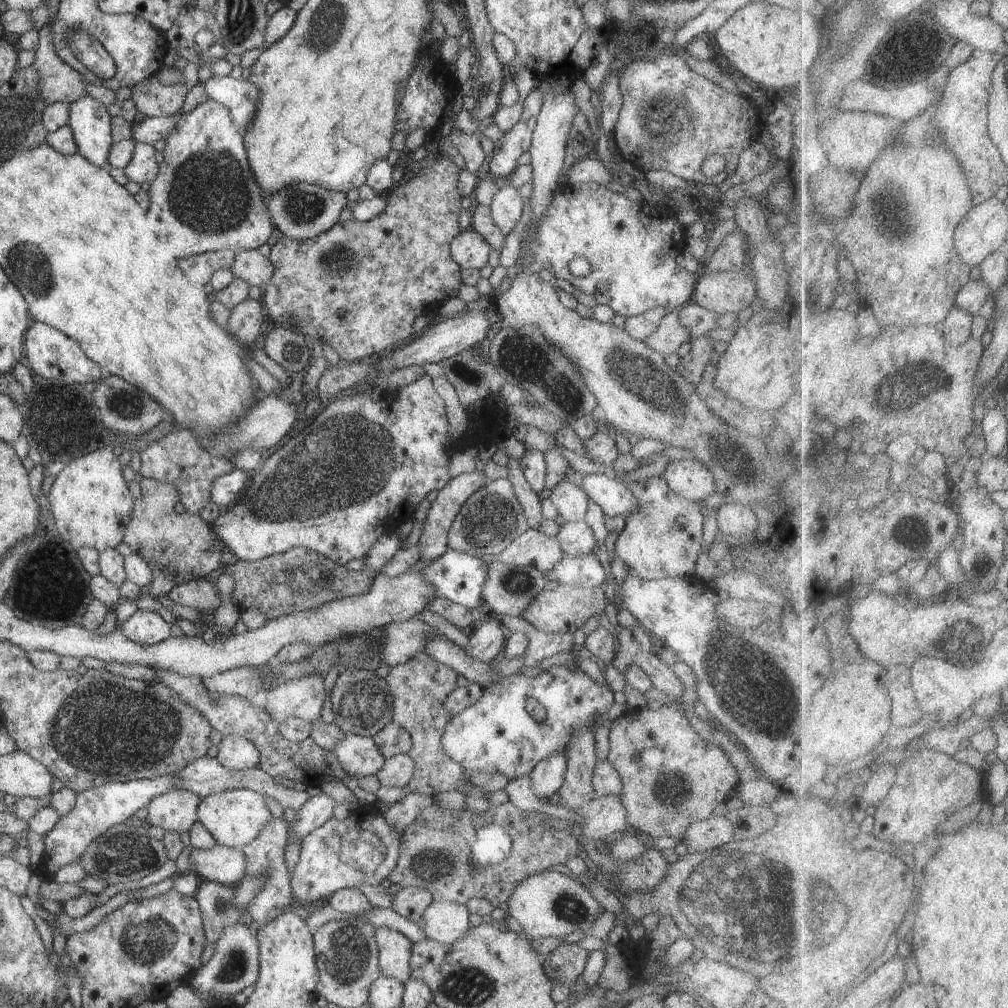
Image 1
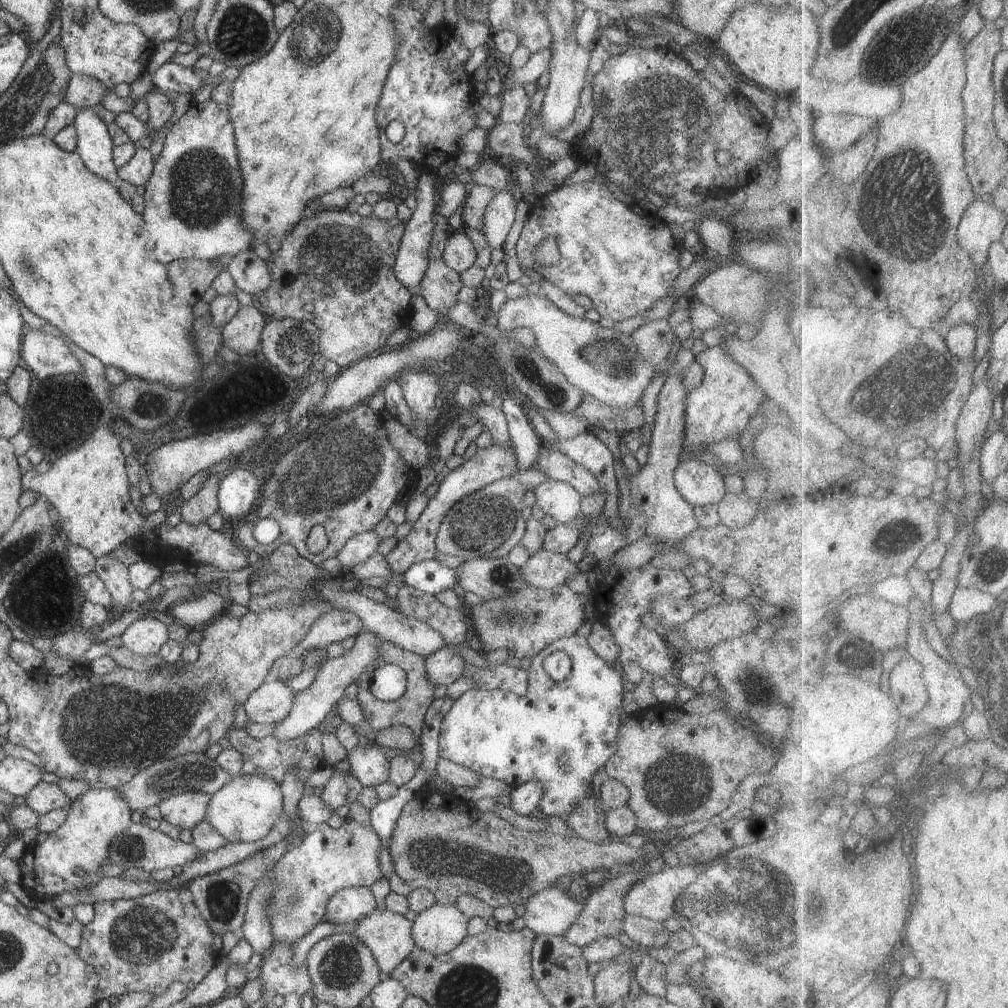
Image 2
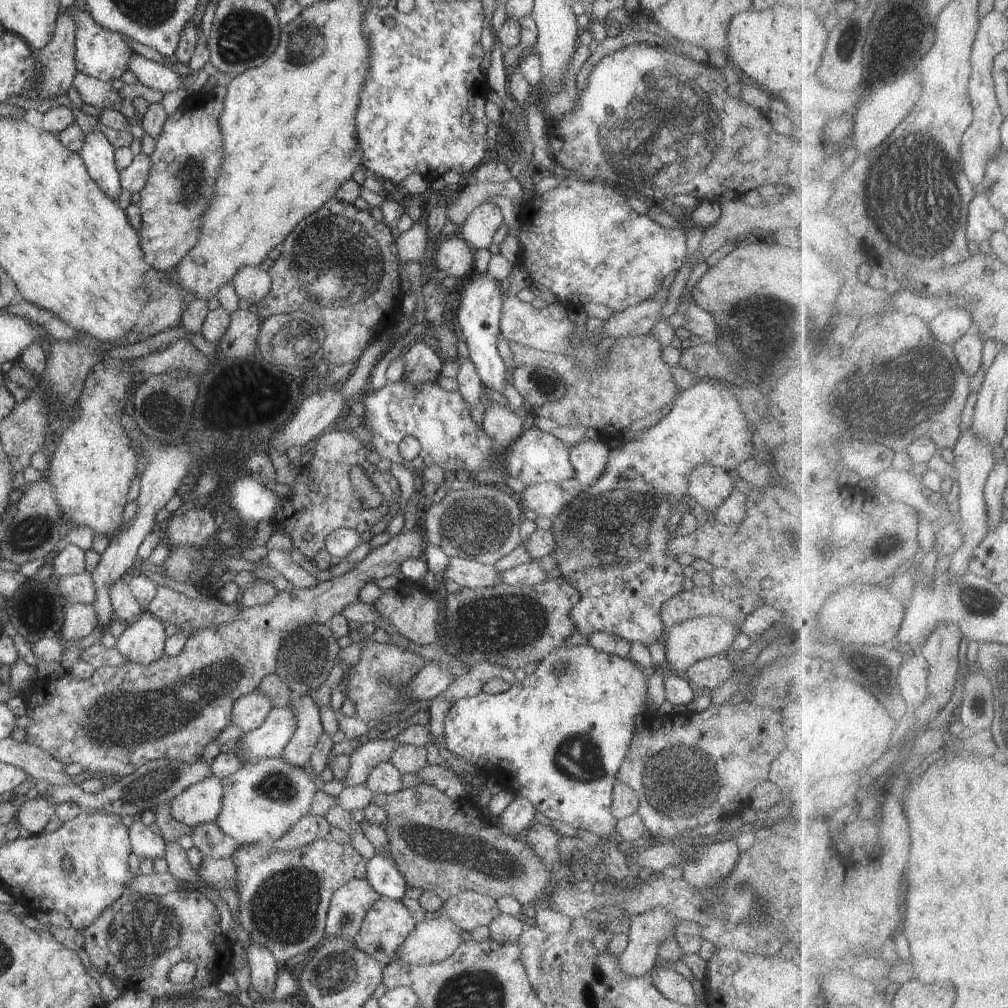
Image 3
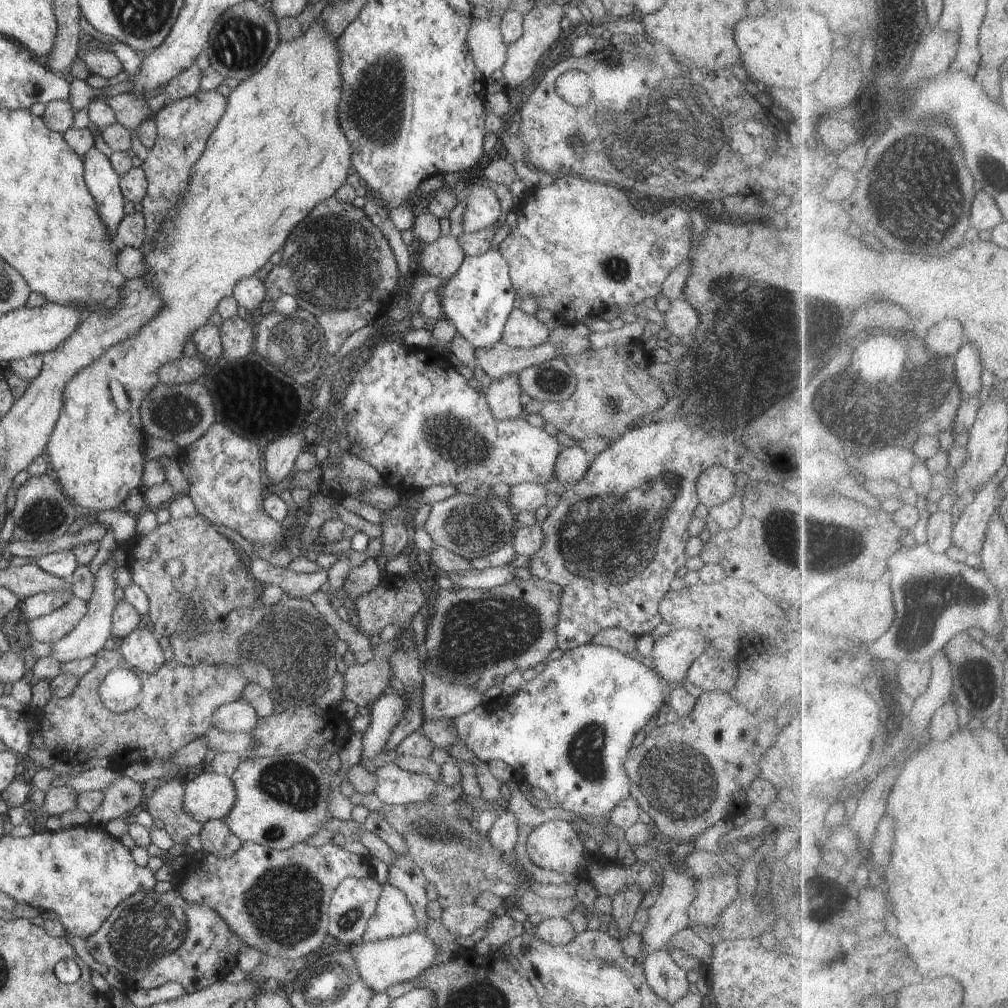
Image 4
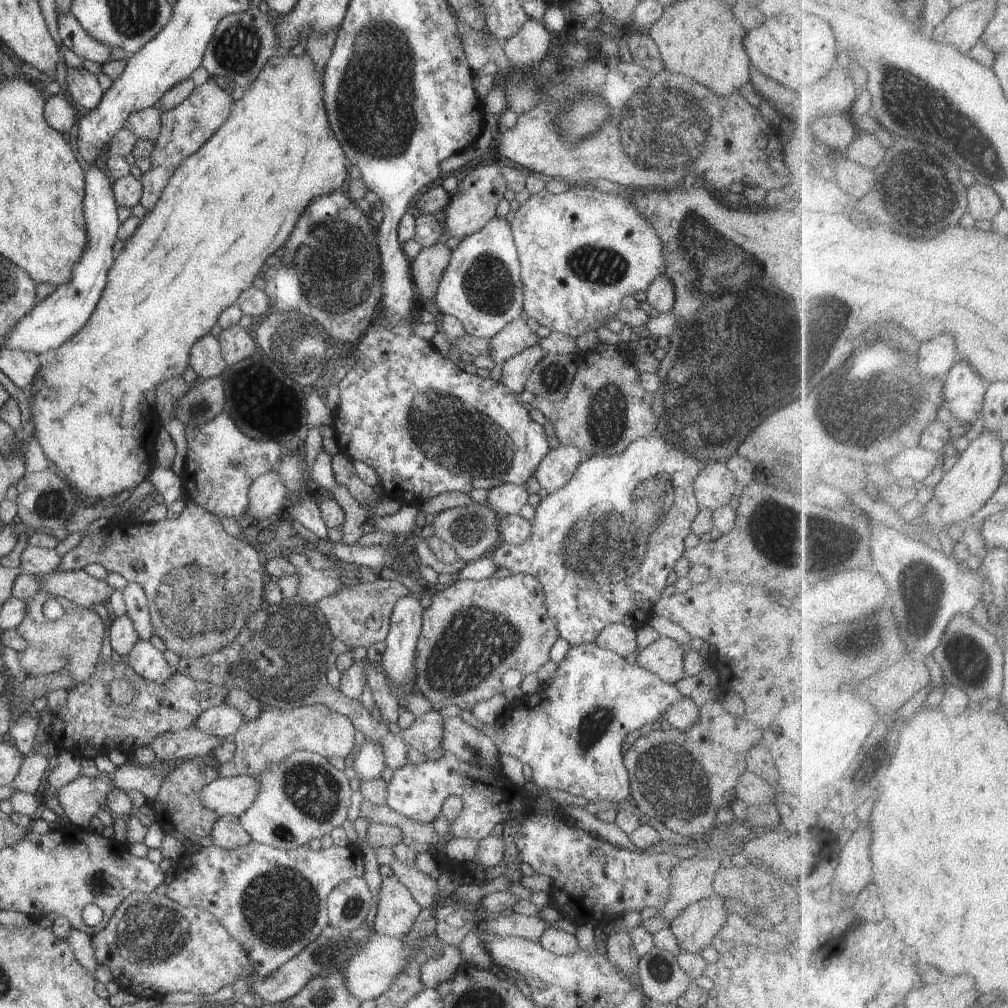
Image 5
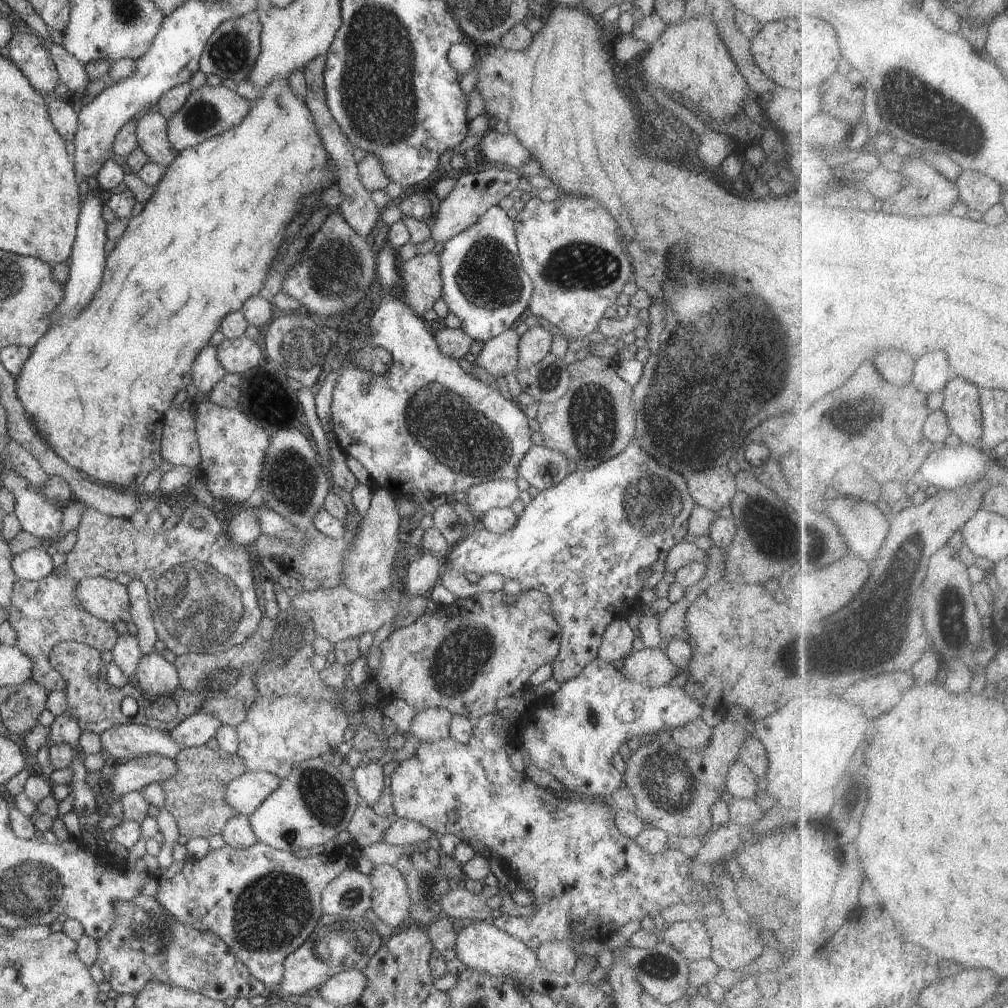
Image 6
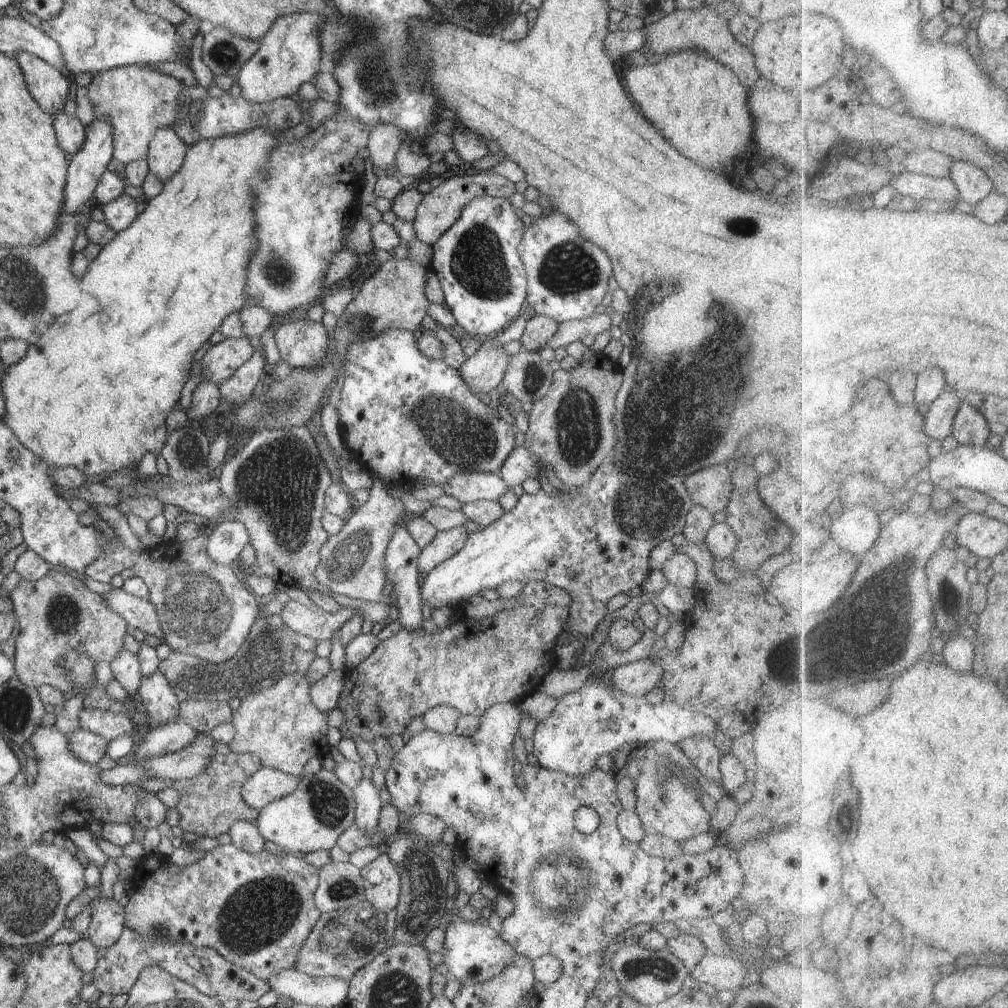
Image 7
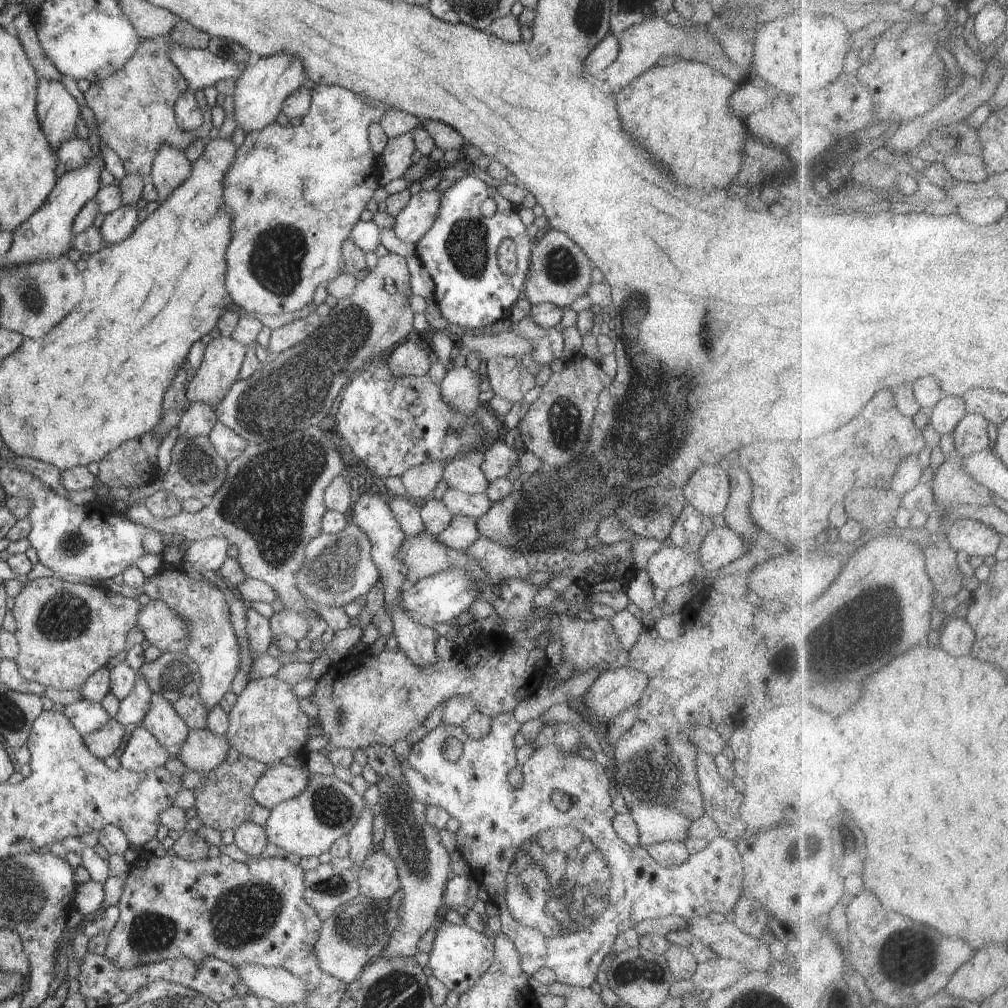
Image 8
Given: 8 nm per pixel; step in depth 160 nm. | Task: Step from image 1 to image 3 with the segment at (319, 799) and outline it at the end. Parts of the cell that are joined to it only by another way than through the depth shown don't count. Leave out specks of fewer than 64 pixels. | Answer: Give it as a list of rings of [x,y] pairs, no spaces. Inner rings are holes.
[[[393,732],[382,738],[370,740],[366,744],[360,744],[350,755],[350,766],[348,766],[346,778],[340,780],[344,788],[365,784],[370,770],[380,762],[390,761],[390,756],[395,752],[398,744]]]

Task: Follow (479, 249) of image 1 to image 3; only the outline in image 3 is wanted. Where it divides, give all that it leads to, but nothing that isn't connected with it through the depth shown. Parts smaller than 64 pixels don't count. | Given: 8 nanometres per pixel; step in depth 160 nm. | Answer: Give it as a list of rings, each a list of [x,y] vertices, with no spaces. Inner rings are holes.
[[[457,234],[436,248],[436,266],[442,272],[461,278],[474,270],[474,250]]]

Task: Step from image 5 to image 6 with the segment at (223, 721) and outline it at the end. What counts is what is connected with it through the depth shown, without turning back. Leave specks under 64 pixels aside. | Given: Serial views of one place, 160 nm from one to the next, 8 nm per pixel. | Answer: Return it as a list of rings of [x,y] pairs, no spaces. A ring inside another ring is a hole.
[[[196,712],[169,729],[168,734],[182,749],[189,749],[205,745],[210,738],[215,737],[220,725],[221,722],[215,716]]]

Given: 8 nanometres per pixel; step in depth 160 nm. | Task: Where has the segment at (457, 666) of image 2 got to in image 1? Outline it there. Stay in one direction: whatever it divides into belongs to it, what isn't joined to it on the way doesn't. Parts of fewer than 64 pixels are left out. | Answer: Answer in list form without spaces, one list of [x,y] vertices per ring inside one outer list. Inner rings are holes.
[[[487,616],[468,632],[468,644],[464,652],[479,662],[491,662],[499,659],[508,640],[509,631],[501,620]]]

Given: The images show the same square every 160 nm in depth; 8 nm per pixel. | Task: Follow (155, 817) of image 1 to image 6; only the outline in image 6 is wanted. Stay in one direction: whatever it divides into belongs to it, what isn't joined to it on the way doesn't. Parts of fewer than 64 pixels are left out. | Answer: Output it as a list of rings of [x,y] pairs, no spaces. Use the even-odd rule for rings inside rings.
[[[250,771],[228,783],[225,799],[239,814],[251,815],[281,783],[278,775],[268,771]]]

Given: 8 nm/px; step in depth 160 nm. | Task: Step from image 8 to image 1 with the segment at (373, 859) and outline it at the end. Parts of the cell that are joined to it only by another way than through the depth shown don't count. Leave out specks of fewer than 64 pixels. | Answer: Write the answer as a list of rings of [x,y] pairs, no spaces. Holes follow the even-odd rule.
[[[387,927],[376,929],[376,943],[379,951],[380,973],[400,983],[410,979],[410,958],[413,943],[398,932]]]

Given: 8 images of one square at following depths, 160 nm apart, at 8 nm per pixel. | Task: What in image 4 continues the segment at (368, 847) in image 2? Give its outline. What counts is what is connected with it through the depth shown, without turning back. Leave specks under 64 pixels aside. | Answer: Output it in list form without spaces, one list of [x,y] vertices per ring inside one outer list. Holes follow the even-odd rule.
[[[243,841],[242,846],[240,846],[234,854],[228,856],[228,858],[216,858],[216,856],[210,854],[205,854],[200,860],[190,858],[188,864],[186,864],[186,868],[183,868],[183,870],[177,875],[177,882],[175,883],[174,889],[177,890],[178,894],[180,894],[180,896],[182,896],[187,902],[202,905],[204,908],[214,910],[224,922],[226,922],[230,931],[234,935],[237,935],[245,944],[259,950],[261,954],[272,956],[272,958],[296,960],[308,956],[308,954],[314,952],[323,944],[323,941],[327,936],[327,928],[329,924],[328,906],[331,902],[331,896],[334,895],[334,890],[336,890],[338,884],[340,884],[342,880],[350,877],[370,877],[370,866],[368,866],[368,861],[365,857],[346,852],[344,848],[334,845],[332,842],[327,843],[322,847],[314,847],[310,846],[308,843],[300,842],[285,850],[274,850],[251,841]]]

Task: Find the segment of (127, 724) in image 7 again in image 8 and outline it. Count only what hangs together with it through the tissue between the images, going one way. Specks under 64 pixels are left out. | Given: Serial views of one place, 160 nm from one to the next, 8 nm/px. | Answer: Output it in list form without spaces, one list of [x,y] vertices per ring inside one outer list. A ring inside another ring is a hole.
[[[82,698],[60,710],[82,736],[100,730],[111,719],[95,698]]]

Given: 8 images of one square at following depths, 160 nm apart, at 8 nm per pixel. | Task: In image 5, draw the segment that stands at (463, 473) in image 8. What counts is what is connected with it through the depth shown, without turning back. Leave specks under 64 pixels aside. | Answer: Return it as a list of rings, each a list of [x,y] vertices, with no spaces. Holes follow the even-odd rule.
[[[501,484],[488,491],[485,502],[488,503],[498,517],[518,515],[520,509],[528,502],[528,492],[524,484]]]

